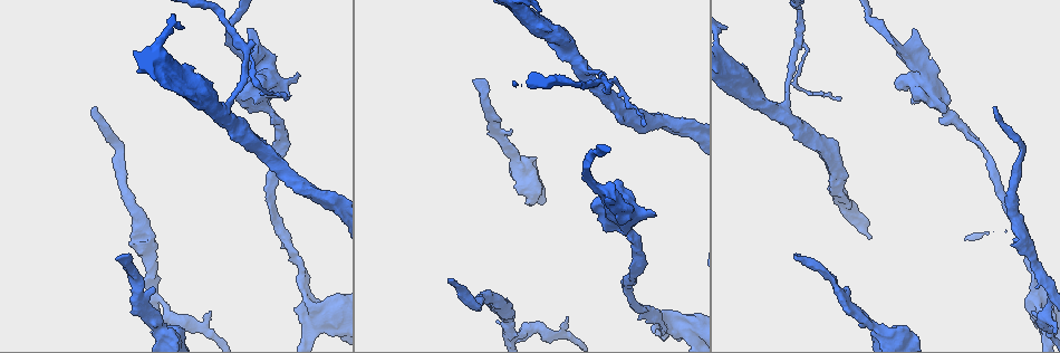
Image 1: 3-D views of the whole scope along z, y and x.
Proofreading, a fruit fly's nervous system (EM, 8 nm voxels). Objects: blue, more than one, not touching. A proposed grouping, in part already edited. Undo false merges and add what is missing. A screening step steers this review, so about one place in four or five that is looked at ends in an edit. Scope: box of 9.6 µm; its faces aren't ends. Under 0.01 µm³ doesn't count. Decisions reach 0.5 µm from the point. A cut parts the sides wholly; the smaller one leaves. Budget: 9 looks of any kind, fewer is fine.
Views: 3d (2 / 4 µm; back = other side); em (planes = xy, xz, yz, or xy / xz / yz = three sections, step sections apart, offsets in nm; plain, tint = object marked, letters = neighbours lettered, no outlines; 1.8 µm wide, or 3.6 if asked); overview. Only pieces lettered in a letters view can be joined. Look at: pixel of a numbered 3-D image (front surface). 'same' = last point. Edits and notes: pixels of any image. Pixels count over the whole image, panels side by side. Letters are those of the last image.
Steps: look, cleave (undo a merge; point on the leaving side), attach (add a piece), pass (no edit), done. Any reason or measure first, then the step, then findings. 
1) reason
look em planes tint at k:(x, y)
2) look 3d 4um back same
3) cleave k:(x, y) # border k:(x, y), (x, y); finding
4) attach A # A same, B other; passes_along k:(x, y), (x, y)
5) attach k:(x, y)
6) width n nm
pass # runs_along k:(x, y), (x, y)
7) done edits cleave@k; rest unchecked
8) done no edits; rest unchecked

an open end
look 3d 4um at 1:(567, 318)

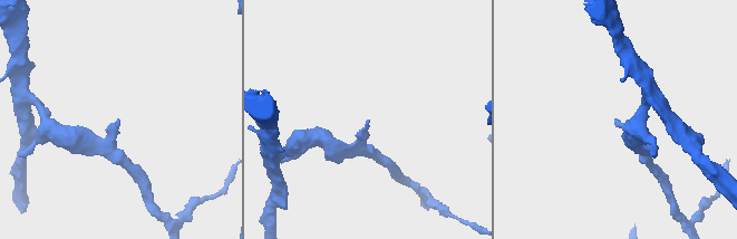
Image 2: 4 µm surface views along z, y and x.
look em planes letters at 2:(617, 119)

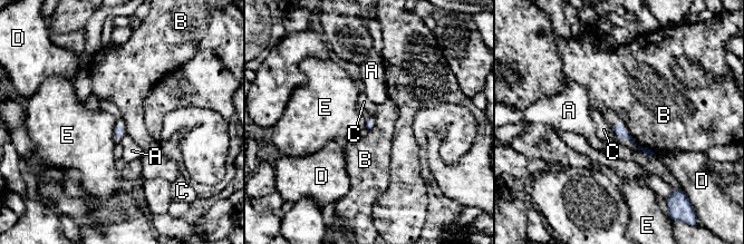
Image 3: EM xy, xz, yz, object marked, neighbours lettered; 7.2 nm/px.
pass # A other, B other, C other, D other, E other; border 3:(639, 145), (655, 153); none of them fits

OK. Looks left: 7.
three arms meet
look em xy step 4 tint at 1:(601, 77)

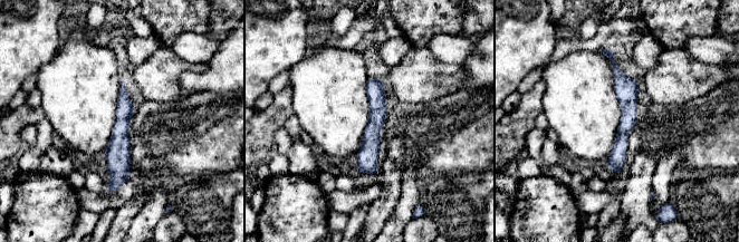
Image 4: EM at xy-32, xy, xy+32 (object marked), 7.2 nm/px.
another direction
look em planes letters same

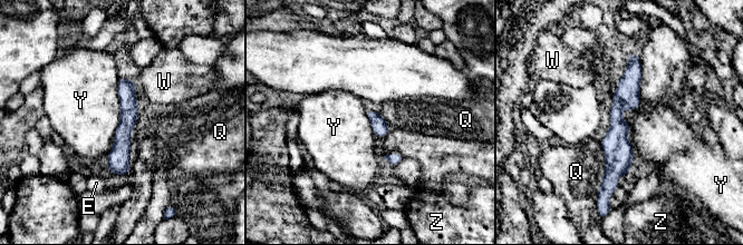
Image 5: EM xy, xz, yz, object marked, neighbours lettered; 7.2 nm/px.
pass # E other, Q other, W other, Y other, Z other; runs_along 5:(634, 56), (608, 186); continuous, no second neuron

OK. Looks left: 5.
an open end
look 3d 4um at 1:(652, 213)

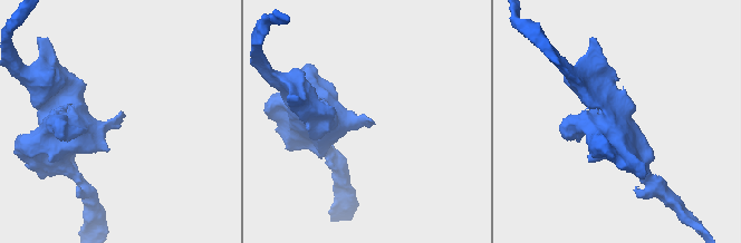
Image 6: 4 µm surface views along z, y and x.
look em planes letters at 6:(122, 113)

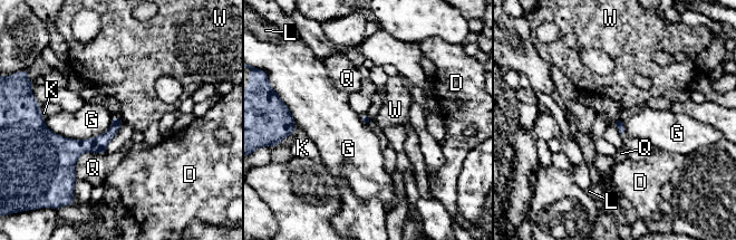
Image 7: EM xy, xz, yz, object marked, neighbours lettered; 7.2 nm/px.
pass # D other, G other, K other, L other, Q other, W other; border 7:(113, 116), (85, 138), (44, 118); no lettered piece goes on from it

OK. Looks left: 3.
an open end
look em planes letters at 1:(912, 30)

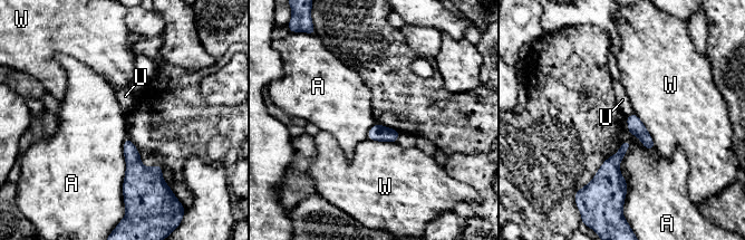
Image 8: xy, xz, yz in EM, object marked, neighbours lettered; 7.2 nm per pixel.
longest_contact A 440 nm
pass # A other, U other, W other; border 8:(628, 138), (619, 165), (625, 199); none of them fits

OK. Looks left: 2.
done no edits; rest unchecked

